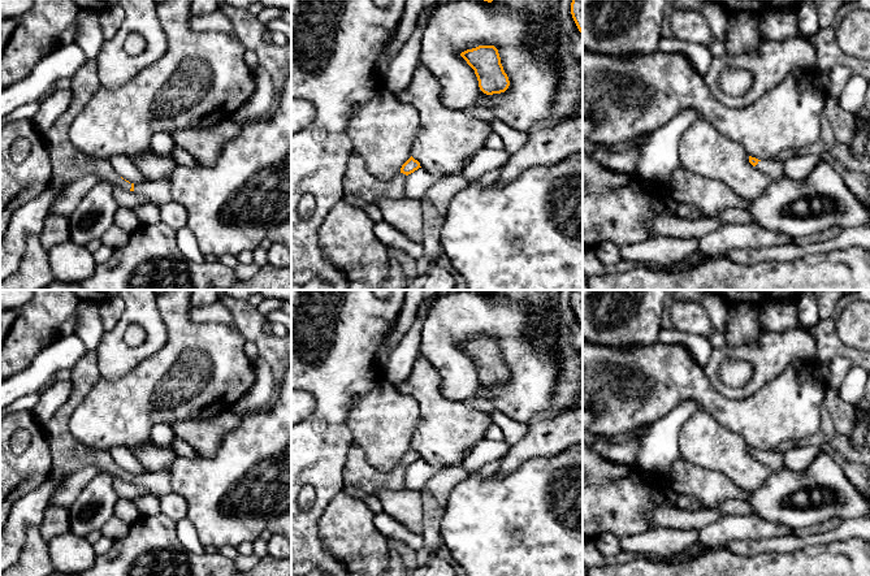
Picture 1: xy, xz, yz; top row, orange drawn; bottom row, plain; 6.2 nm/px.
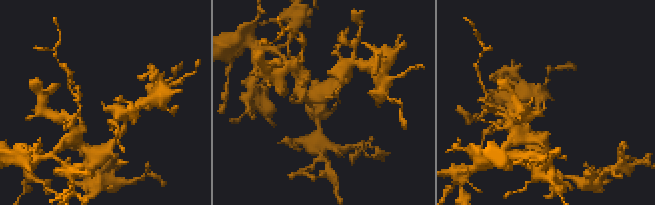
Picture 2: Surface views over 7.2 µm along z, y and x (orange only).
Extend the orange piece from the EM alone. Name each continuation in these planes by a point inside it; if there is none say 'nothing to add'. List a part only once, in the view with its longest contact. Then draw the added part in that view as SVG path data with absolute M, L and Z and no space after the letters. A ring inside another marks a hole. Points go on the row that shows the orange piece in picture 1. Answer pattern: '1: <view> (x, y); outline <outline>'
1: xy (69, 164); outline M96 59L86 60L85 65L72 77L69 107L43 134L51 157L52 176L70 185L85 176L95 174L130 191L131 183L118 176L109 160L82 153L69 139L72 122L100 86Z

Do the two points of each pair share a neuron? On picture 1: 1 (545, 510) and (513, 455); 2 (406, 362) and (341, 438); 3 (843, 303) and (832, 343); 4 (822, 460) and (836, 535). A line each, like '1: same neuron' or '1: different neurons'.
1: different neurons
2: different neurons
3: same neuron
4: different neurons

